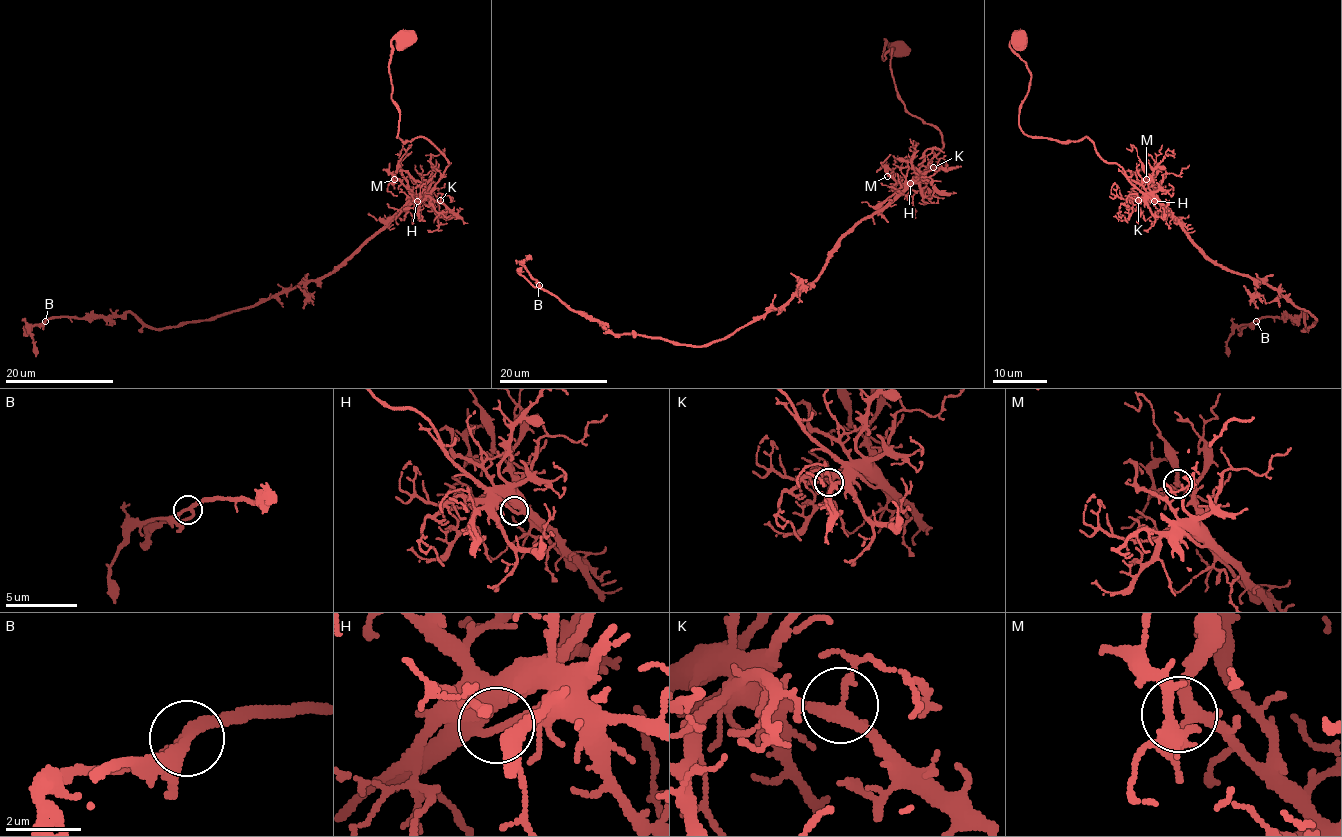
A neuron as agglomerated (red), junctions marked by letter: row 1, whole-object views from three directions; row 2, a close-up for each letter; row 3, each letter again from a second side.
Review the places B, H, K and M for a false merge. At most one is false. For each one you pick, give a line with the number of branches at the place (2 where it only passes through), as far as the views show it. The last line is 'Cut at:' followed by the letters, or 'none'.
Cut at: none

